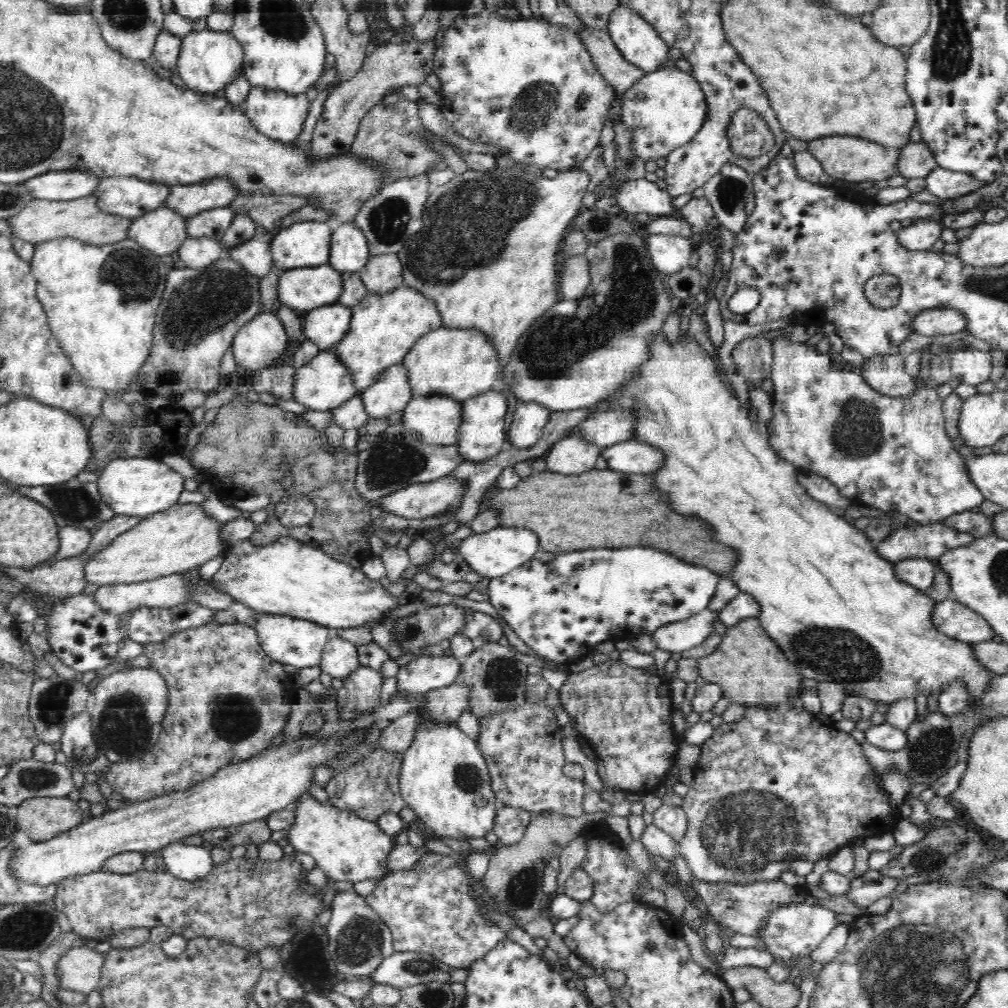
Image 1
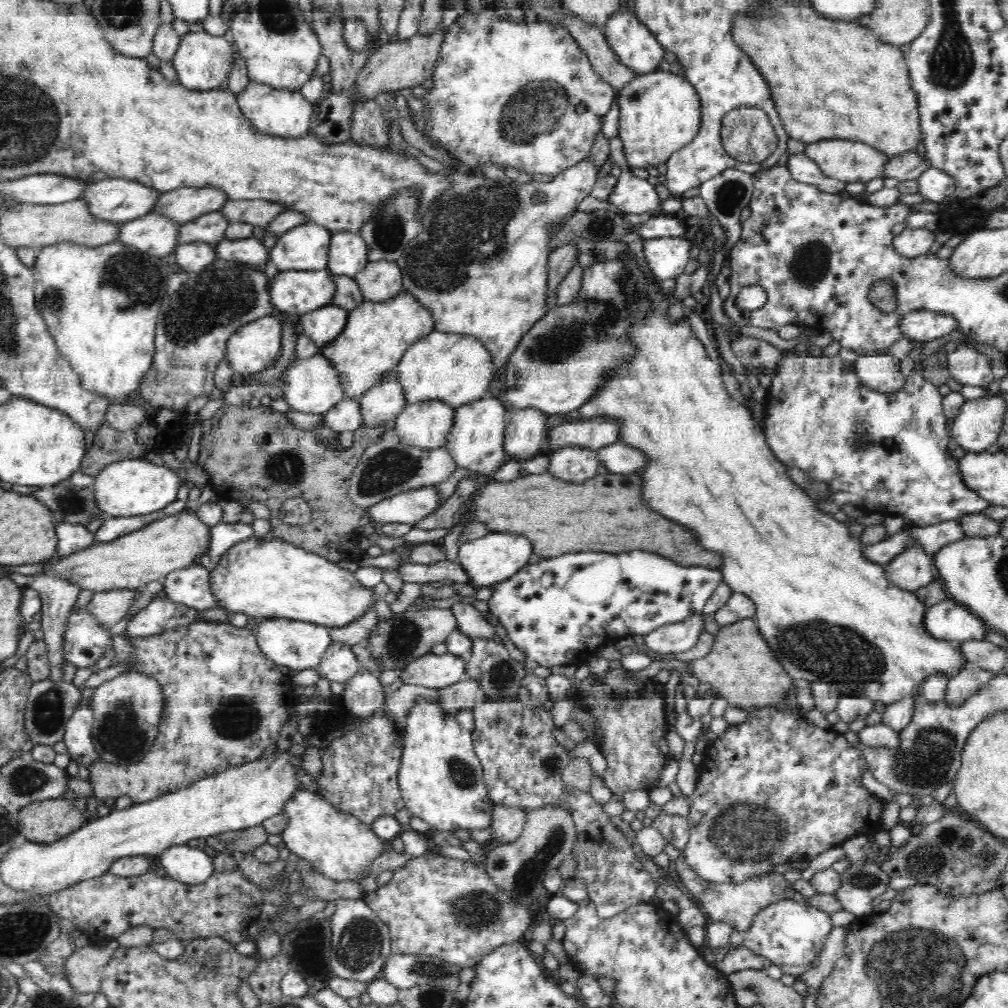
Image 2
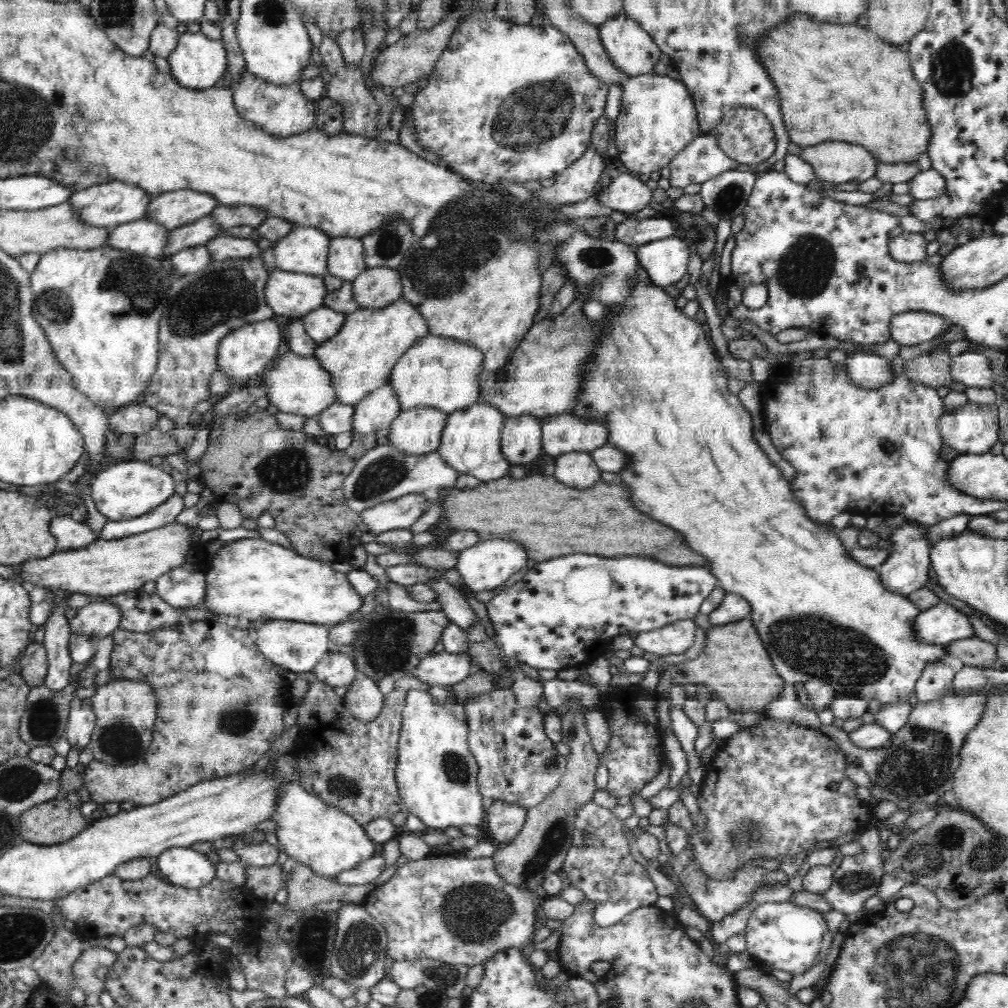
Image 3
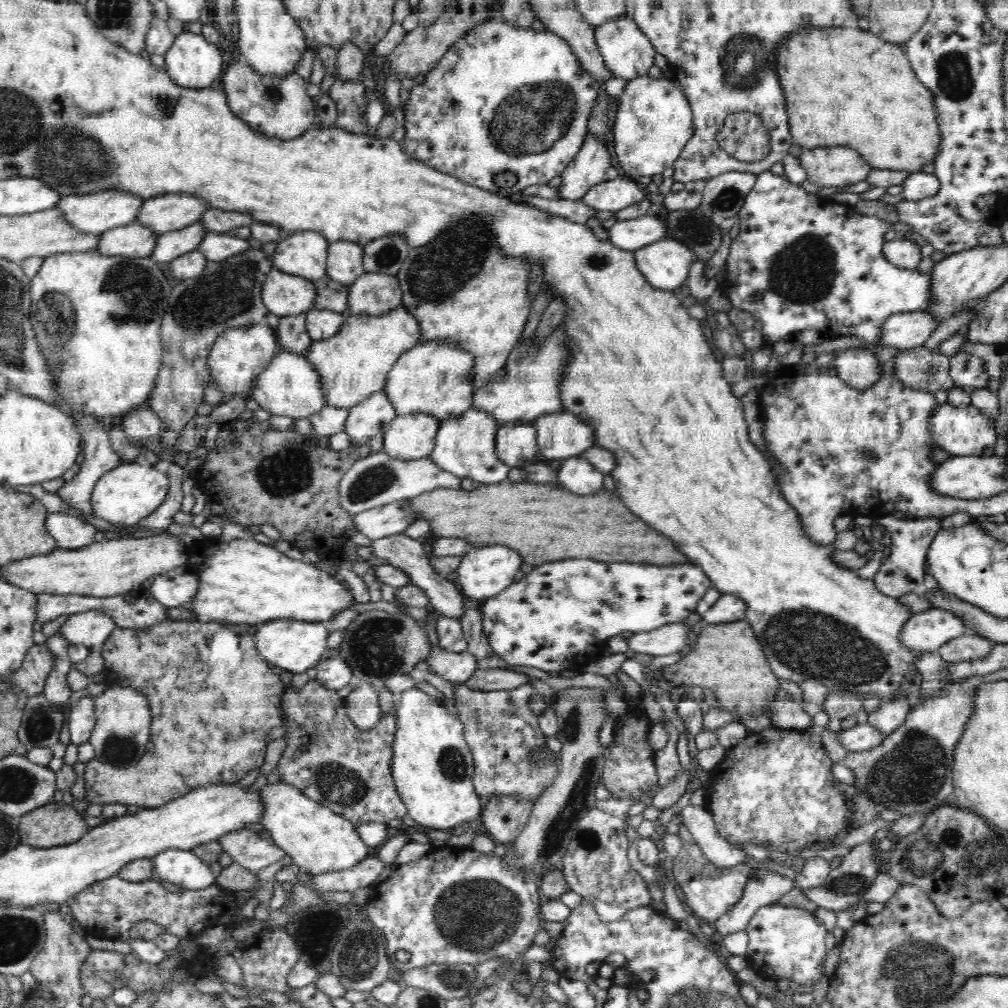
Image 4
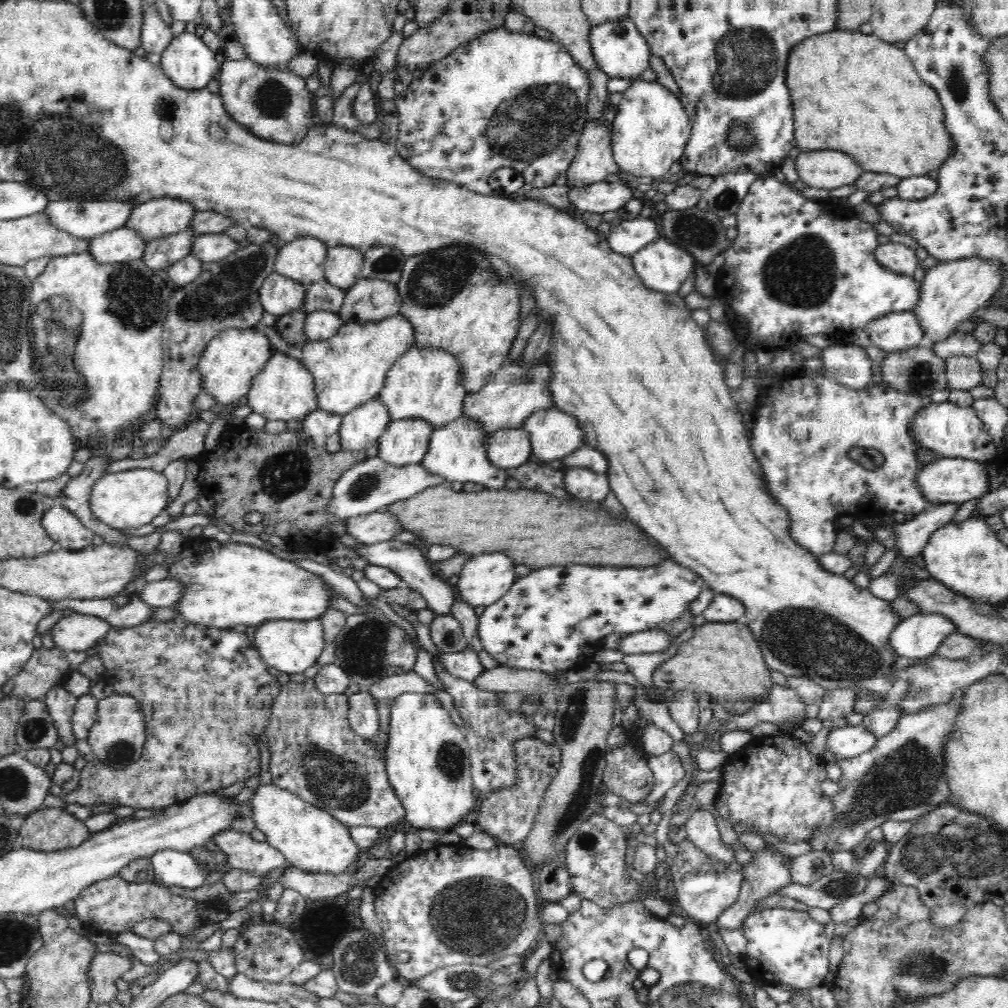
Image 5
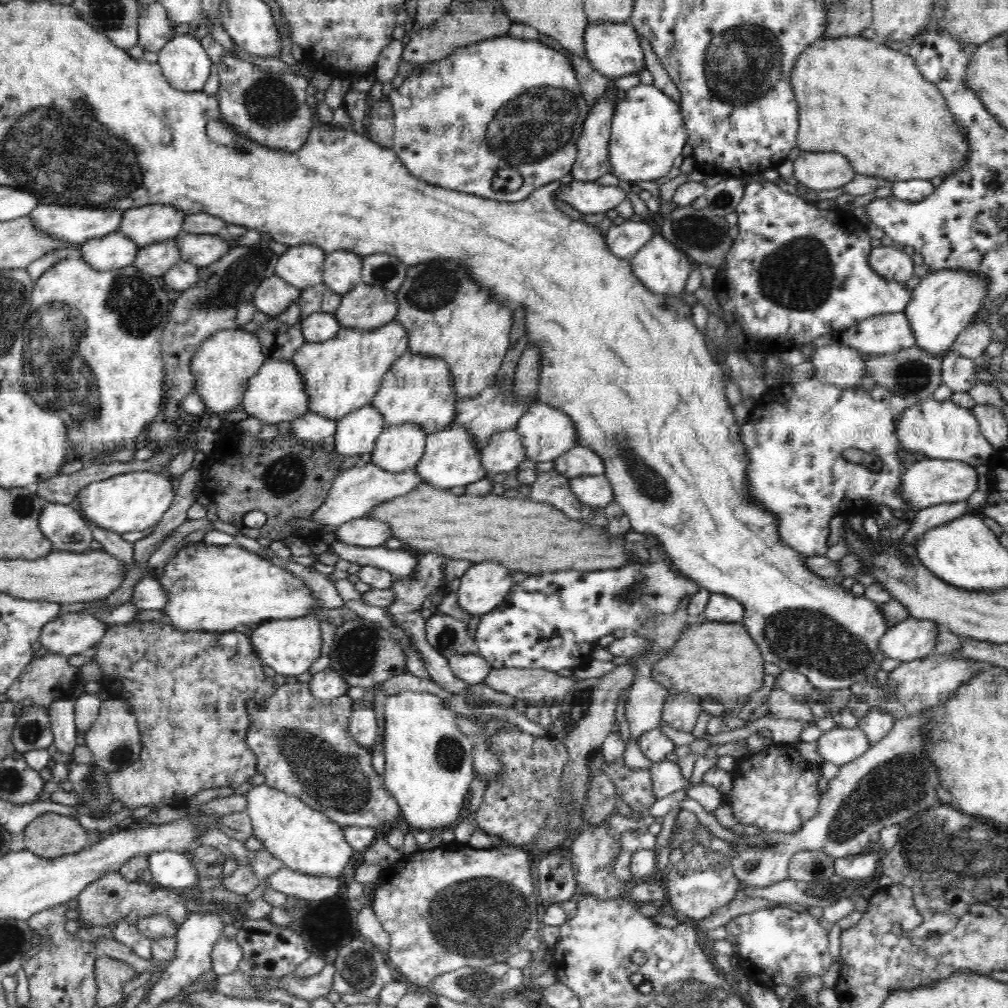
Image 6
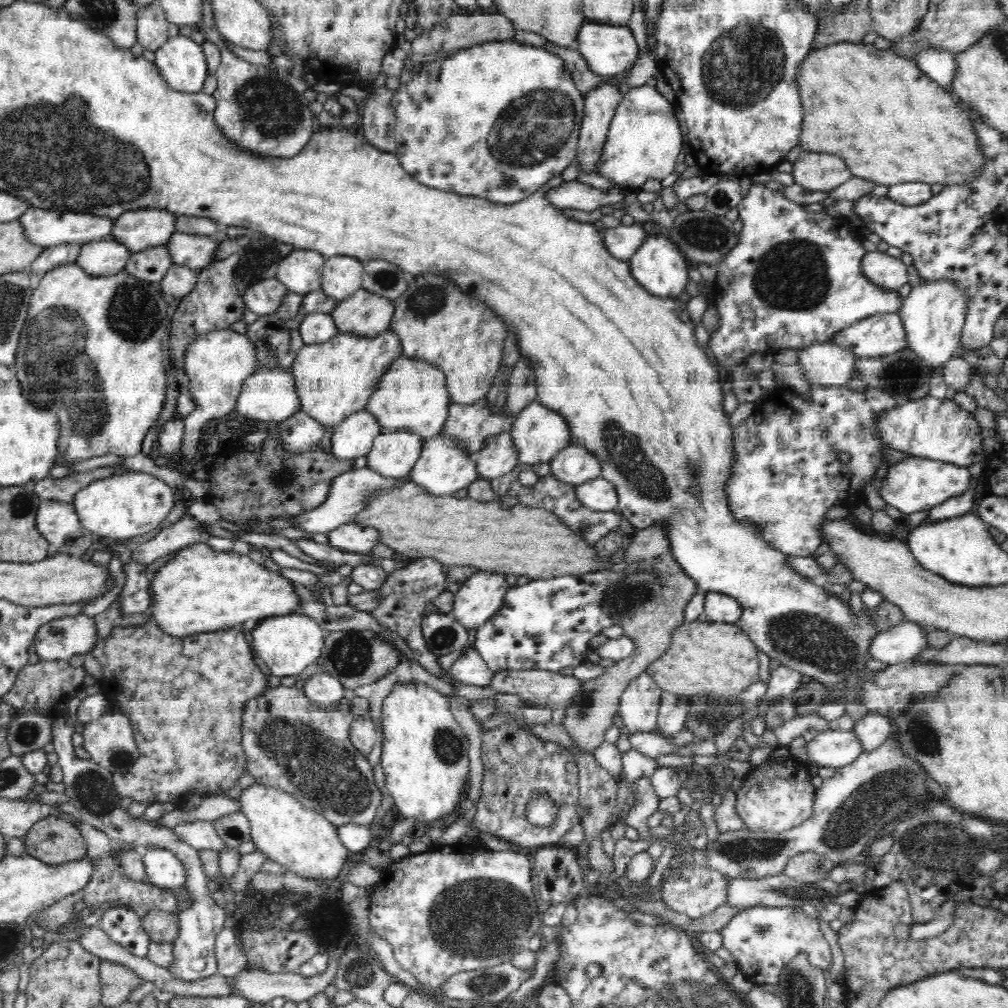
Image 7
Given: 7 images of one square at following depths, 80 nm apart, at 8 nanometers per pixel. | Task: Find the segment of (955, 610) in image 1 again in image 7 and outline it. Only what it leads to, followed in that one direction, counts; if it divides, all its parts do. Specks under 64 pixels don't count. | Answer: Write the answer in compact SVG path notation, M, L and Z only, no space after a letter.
M903 621L872 639L871 658L893 665L912 660L927 648L926 626L916 622Z

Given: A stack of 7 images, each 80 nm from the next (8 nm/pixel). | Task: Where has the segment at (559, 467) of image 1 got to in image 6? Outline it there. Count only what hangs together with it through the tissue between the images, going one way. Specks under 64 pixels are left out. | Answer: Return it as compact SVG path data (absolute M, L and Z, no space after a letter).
M604 474L576 476L569 480L570 490L576 498L588 506L602 506L605 508L615 501L612 485Z

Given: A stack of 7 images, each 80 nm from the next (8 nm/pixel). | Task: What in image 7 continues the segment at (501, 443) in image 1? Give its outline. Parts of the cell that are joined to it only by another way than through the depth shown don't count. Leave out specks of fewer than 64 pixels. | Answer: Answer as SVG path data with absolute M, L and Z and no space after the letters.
M445 434L432 436L424 440L423 451L407 476L408 481L415 482L434 496L452 495L455 491L467 487L478 479L479 473L475 457L459 446L459 441L455 440L454 436L446 436Z

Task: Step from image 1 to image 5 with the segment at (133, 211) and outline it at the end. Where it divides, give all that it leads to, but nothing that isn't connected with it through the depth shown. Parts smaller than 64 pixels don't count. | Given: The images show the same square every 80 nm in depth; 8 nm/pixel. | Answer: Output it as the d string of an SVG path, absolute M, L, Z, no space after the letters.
M111 197L97 198L96 200L59 200L50 202L43 212L50 216L51 224L58 230L64 230L82 240L92 239L118 228L124 227L131 215L134 204L126 200L112 200Z

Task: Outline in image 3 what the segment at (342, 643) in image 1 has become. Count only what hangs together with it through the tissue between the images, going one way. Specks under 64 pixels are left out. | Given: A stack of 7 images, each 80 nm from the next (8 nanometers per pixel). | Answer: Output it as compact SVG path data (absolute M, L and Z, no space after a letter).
M330 653L322 657L322 660L313 668L313 674L320 682L328 686L349 686L358 675L355 661L350 653Z

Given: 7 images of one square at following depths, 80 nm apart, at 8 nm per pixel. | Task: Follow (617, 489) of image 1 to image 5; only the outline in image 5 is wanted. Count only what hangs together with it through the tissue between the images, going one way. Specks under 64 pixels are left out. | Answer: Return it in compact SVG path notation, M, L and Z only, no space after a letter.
M446 484L425 488L418 495L389 504L384 510L396 514L402 522L402 531L413 532L417 543L425 547L432 544L453 546L458 554L469 557L478 556L484 552L508 552L514 563L524 564L532 571L548 565L590 564L590 565L621 565L624 567L654 566L670 559L667 549L643 532L638 524L627 518L620 523L612 522L604 510L592 512L590 502L566 504L558 498L550 498L550 494L536 489L524 488L518 492L508 492L490 488L476 492L456 492Z

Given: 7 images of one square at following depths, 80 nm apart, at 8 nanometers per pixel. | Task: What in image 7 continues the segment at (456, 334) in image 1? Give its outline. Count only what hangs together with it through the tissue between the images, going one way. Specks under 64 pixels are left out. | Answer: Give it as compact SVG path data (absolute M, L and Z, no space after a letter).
M401 355L392 362L391 368L382 376L378 388L372 393L365 409L378 420L381 432L411 429L428 439L441 434L447 420L451 399L447 391L447 378L440 366L428 364L426 360Z

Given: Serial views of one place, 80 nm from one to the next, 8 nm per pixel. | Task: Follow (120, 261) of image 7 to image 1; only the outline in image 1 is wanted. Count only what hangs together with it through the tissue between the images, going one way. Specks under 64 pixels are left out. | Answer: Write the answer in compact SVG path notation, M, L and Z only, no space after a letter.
M162 206L135 218L128 239L160 257L168 257L187 240L187 220L175 210Z

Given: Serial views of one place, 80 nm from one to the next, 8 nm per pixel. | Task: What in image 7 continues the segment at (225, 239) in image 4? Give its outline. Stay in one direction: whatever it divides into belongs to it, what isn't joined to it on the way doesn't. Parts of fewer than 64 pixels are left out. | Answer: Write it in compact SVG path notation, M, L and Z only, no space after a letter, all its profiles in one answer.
M175 232L167 244L174 265L202 270L212 262L214 251L218 250L220 243L213 236Z

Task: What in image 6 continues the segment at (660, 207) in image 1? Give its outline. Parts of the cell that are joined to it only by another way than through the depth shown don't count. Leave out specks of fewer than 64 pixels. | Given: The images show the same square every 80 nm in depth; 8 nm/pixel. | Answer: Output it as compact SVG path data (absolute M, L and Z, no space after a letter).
M576 182L562 185L555 191L556 200L570 204L583 214L603 213L612 210L622 200L626 200L626 190L620 184L617 186L602 186L592 183Z

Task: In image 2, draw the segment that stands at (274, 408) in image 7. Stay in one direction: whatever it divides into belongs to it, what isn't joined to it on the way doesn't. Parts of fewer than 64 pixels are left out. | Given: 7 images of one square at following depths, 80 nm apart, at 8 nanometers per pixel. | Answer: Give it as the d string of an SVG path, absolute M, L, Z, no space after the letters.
M318 353L316 356L307 359L296 357L295 361L282 376L283 391L280 396L286 400L286 404L292 410L310 414L323 414L346 398L346 389L342 385L343 378L339 370L334 369L332 363L325 356Z

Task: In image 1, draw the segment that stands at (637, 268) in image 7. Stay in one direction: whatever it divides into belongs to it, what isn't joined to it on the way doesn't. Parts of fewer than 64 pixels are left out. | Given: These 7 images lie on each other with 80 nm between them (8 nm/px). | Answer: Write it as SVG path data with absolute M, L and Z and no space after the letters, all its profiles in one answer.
M676 234L650 235L646 238L646 245L654 269L663 277L677 274L688 267L694 251L690 238Z

